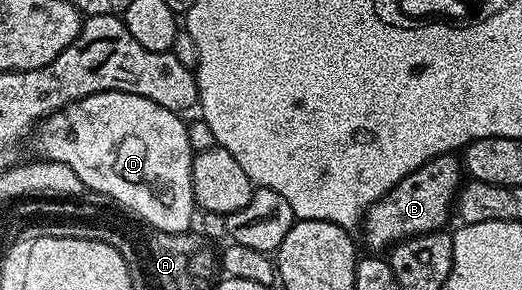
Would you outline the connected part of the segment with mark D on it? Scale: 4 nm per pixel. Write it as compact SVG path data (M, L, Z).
M96 92L75 102L69 102L62 110L49 114L37 123L38 150L48 162L59 162L72 168L87 191L109 198L123 211L135 214L147 226L155 226L169 234L185 234L193 227L196 215L194 189L192 188L192 164L195 152L189 143L187 123L181 113L160 108L144 96L128 92Z

